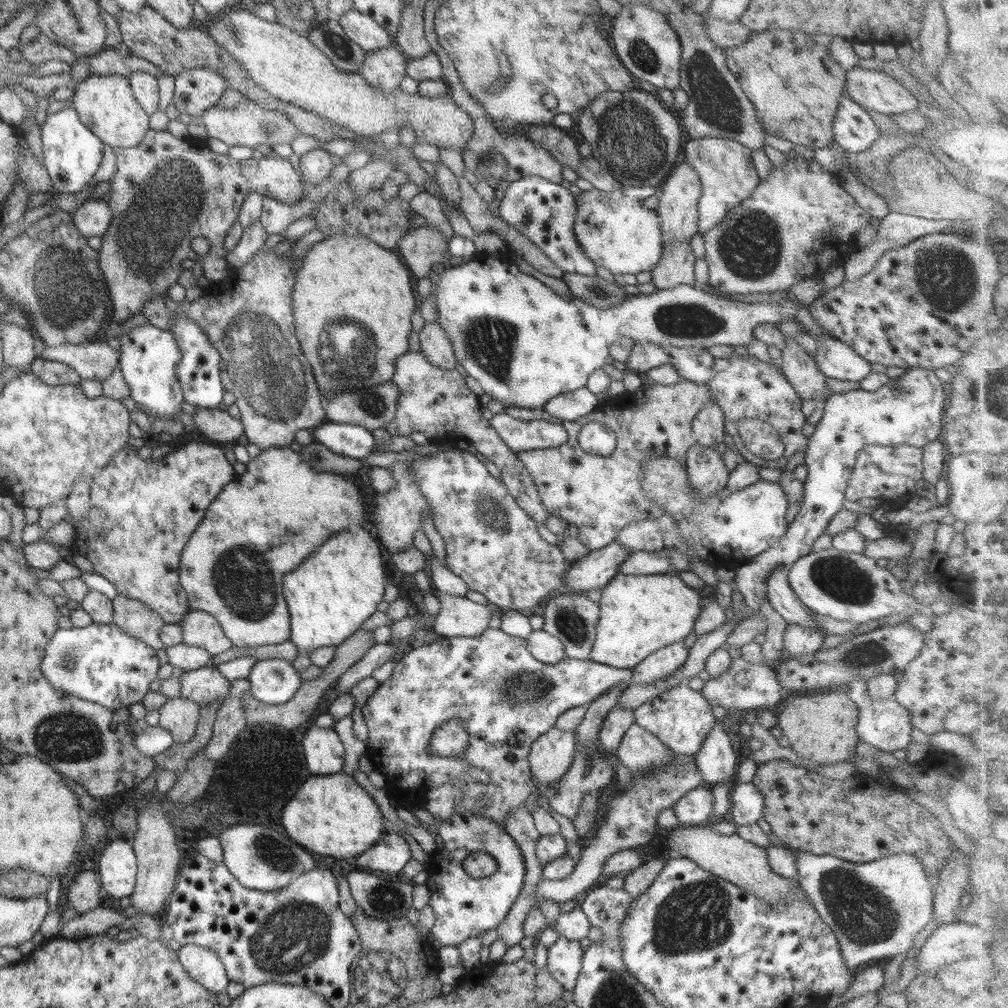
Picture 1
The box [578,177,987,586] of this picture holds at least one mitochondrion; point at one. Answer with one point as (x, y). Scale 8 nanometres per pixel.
(942, 273)

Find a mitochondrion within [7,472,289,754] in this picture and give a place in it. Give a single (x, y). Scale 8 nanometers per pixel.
(239, 577)

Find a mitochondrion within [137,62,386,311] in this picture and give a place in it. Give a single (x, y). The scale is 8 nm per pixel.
(268, 126)

